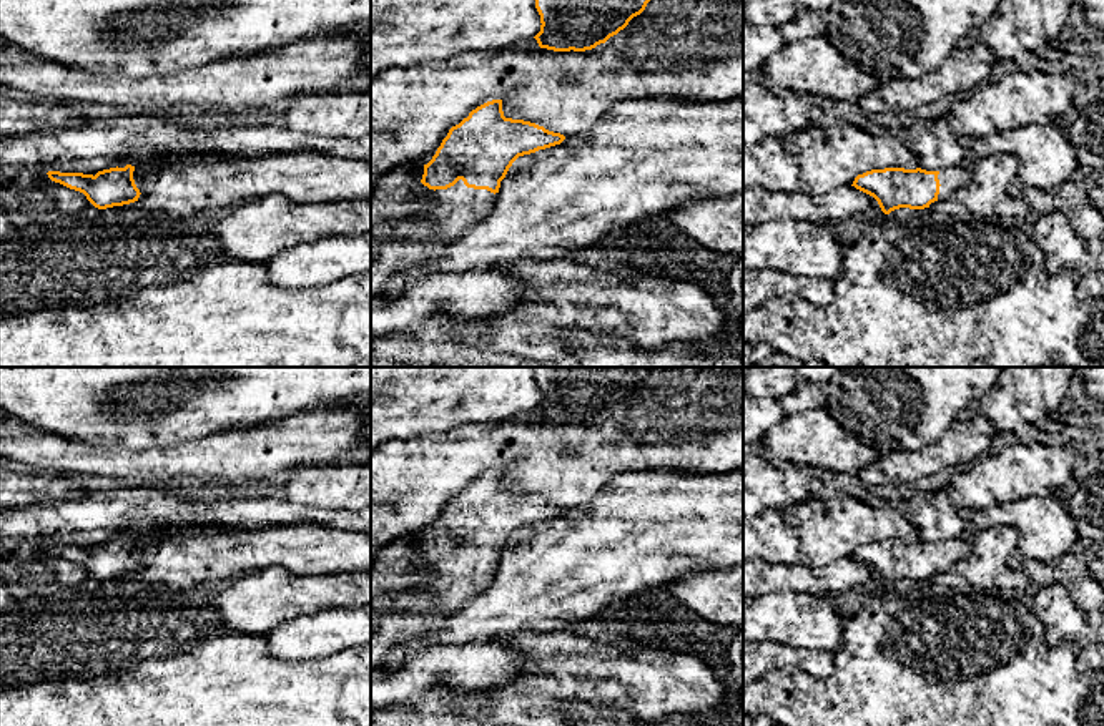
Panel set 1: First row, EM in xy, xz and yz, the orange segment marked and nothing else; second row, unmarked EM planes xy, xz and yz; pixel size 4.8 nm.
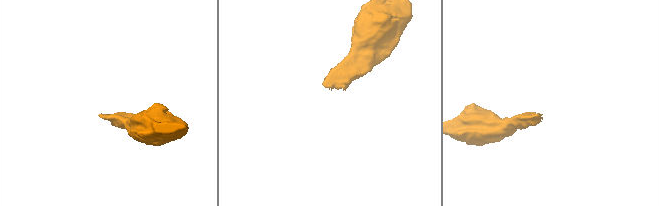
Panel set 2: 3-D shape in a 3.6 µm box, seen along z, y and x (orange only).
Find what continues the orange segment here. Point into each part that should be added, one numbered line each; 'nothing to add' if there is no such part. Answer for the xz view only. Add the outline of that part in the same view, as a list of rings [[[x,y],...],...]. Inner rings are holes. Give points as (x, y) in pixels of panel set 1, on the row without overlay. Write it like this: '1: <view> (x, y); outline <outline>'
1: xz (456, 582); outline [[[462,552],[447,562],[416,557],[421,581],[404,591],[377,591],[371,598],[371,666],[379,666],[386,655],[401,643],[424,631],[441,630],[446,620],[490,586],[497,565],[467,560]],[[399,595],[431,595],[439,605],[426,613],[391,611],[387,603]]]

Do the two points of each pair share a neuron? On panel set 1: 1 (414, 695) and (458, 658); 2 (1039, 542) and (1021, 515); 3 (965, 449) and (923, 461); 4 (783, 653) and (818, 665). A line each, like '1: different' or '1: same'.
1: same
2: same
3: same
4: same

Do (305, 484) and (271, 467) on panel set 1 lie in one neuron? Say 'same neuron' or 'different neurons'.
different neurons

